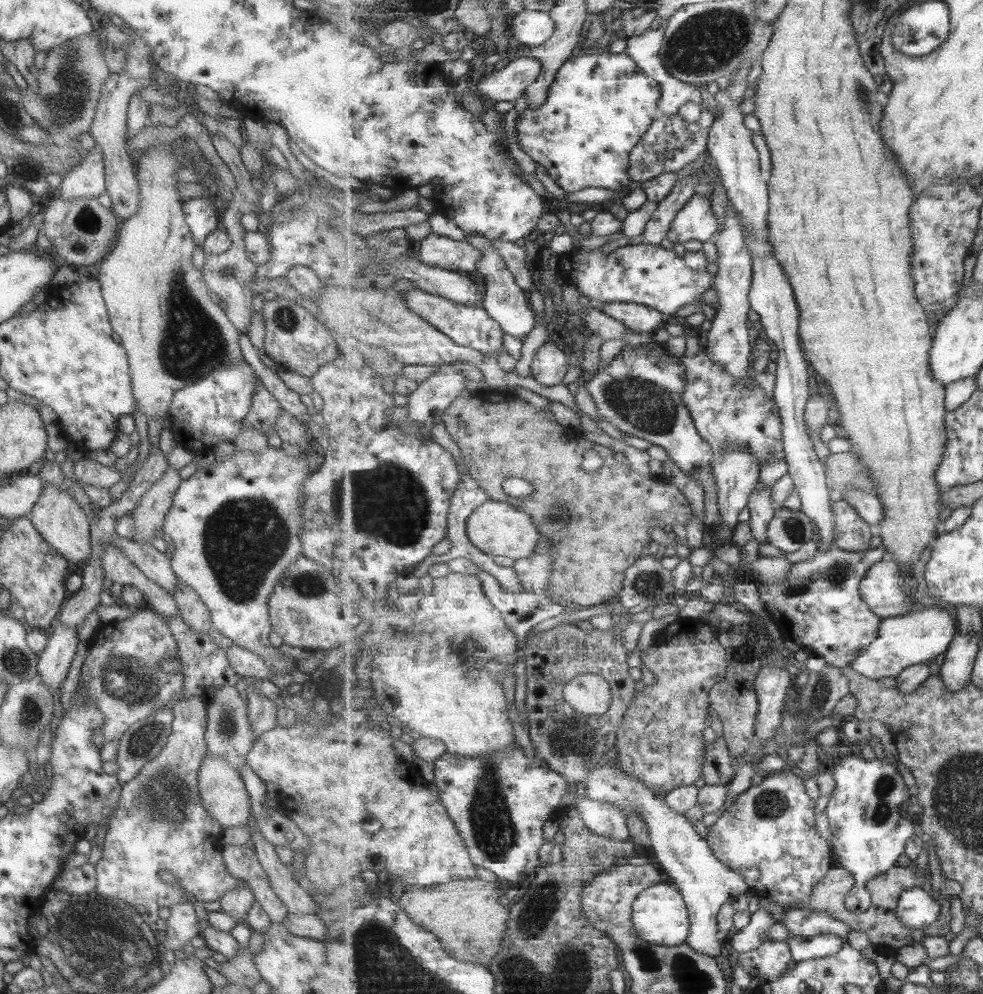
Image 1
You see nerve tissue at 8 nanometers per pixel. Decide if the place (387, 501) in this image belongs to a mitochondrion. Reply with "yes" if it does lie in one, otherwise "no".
yes

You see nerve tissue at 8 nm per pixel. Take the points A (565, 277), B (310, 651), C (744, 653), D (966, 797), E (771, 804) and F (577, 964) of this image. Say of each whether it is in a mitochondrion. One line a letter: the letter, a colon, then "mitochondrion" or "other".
A: other
B: other
C: mitochondrion
D: mitochondrion
E: mitochondrion
F: mitochondrion

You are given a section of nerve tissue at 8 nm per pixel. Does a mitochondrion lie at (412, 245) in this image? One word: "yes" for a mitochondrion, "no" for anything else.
no

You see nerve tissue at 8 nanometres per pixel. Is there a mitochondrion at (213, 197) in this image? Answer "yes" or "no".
no

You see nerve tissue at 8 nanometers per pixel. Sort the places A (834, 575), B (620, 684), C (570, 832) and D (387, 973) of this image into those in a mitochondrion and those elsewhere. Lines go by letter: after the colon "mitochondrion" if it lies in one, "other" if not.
A: mitochondrion
B: other
C: other
D: mitochondrion

